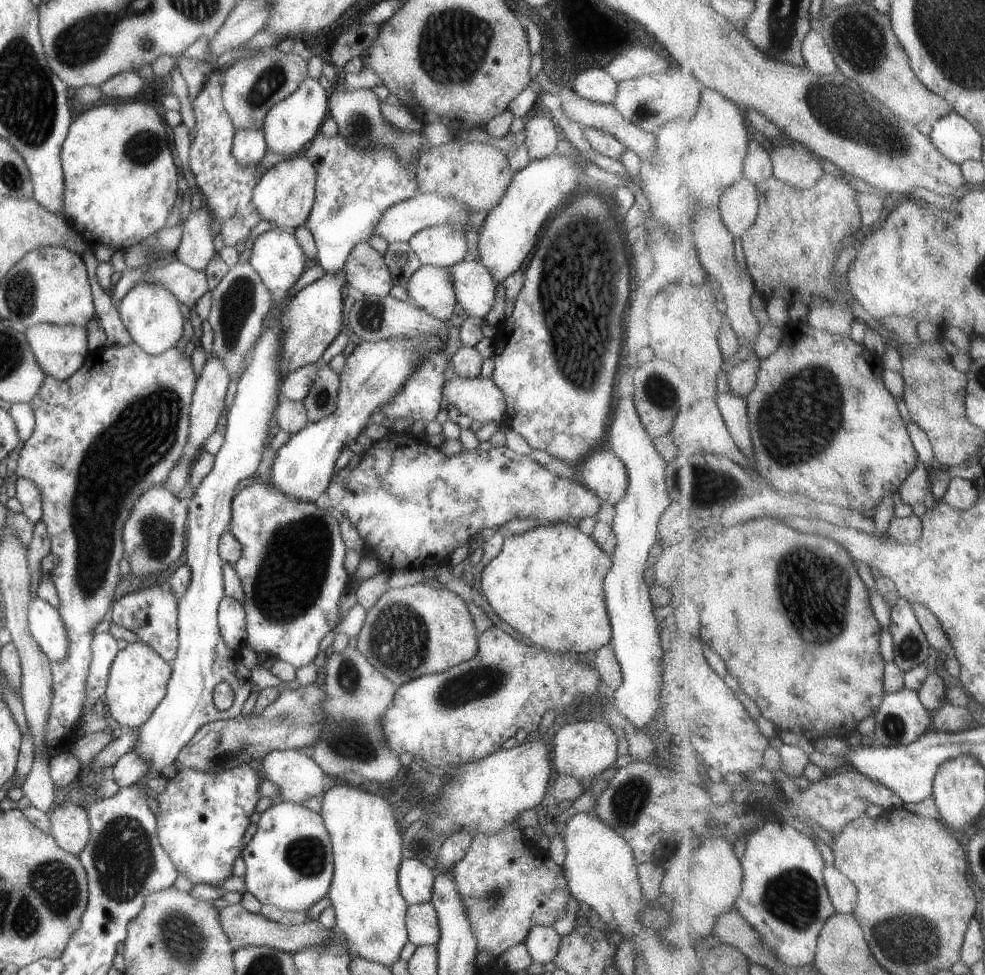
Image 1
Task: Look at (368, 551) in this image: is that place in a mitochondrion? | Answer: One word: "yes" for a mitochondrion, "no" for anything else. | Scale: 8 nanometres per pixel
no

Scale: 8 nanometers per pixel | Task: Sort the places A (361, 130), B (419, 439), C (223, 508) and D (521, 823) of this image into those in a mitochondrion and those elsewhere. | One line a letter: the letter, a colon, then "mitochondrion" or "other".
A: mitochondrion
B: other
C: other
D: other

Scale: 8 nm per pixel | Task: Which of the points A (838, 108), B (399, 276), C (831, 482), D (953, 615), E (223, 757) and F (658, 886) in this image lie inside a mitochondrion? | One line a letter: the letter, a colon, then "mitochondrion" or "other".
A: mitochondrion
B: other
C: other
D: other
E: mitochondrion
F: other

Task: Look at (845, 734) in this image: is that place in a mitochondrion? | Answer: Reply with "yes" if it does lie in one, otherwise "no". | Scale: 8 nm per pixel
no

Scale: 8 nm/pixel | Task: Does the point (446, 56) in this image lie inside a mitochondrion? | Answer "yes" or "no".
yes

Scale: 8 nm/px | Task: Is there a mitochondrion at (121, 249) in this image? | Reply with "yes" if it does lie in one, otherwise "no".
no

